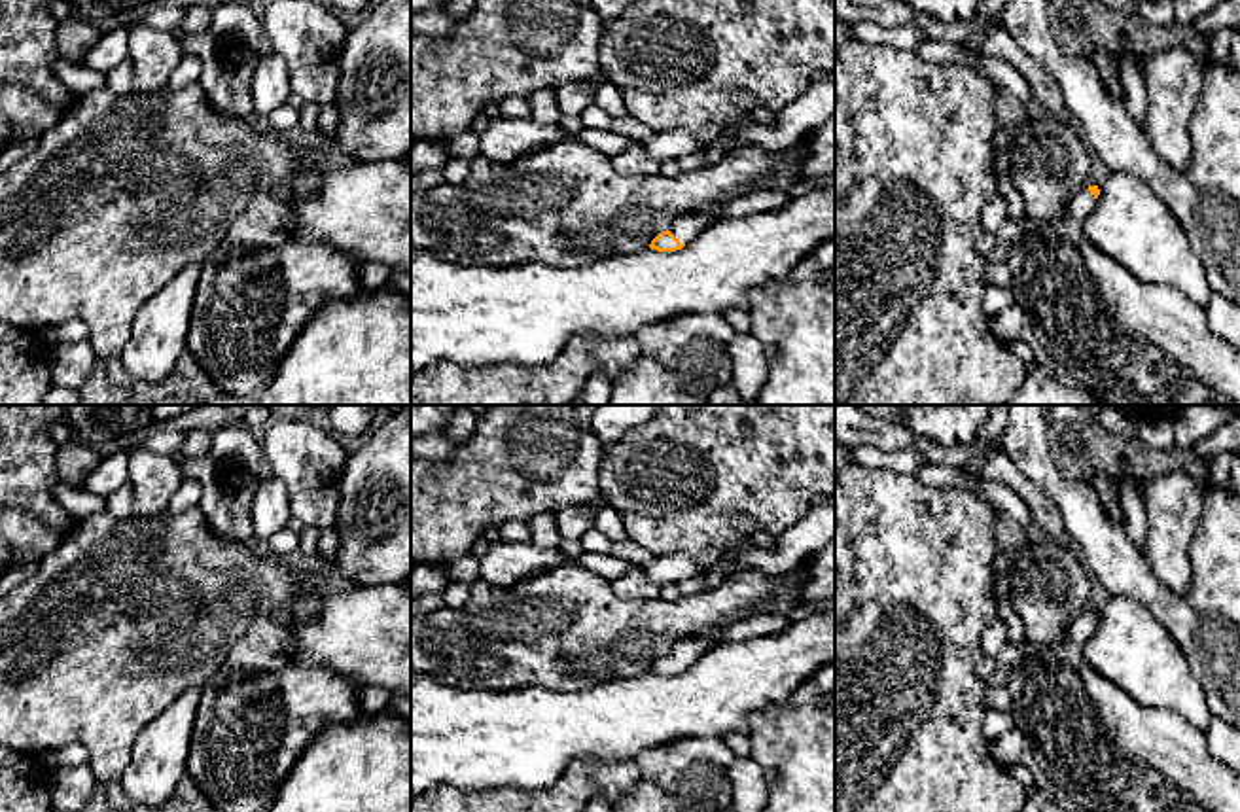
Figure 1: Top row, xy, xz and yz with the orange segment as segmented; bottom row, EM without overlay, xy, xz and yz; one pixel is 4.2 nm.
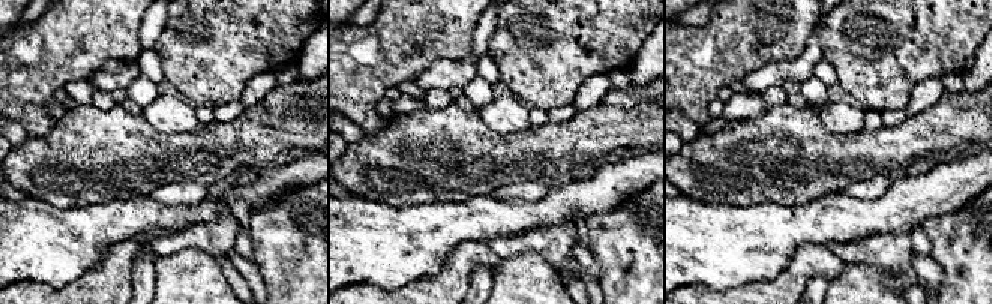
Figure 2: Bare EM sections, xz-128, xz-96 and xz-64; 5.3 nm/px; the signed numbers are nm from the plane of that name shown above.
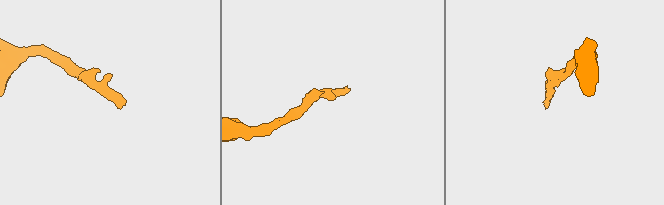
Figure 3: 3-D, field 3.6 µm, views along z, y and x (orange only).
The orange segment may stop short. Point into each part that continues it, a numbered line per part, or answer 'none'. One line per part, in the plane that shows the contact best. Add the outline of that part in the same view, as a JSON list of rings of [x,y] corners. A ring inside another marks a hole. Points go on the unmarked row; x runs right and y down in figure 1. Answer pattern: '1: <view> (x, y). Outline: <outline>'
1: xz (686, 652). Outline: [[[708,628],[702,634],[683,638],[676,642],[668,655],[682,666],[687,668],[693,664],[704,651],[721,642],[723,628]]]

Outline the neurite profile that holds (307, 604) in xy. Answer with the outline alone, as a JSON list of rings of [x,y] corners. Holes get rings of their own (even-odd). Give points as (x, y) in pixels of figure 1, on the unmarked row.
[[[305,591],[295,598],[292,617],[295,621],[312,619],[314,615],[318,615],[322,602],[324,594],[320,591]]]

